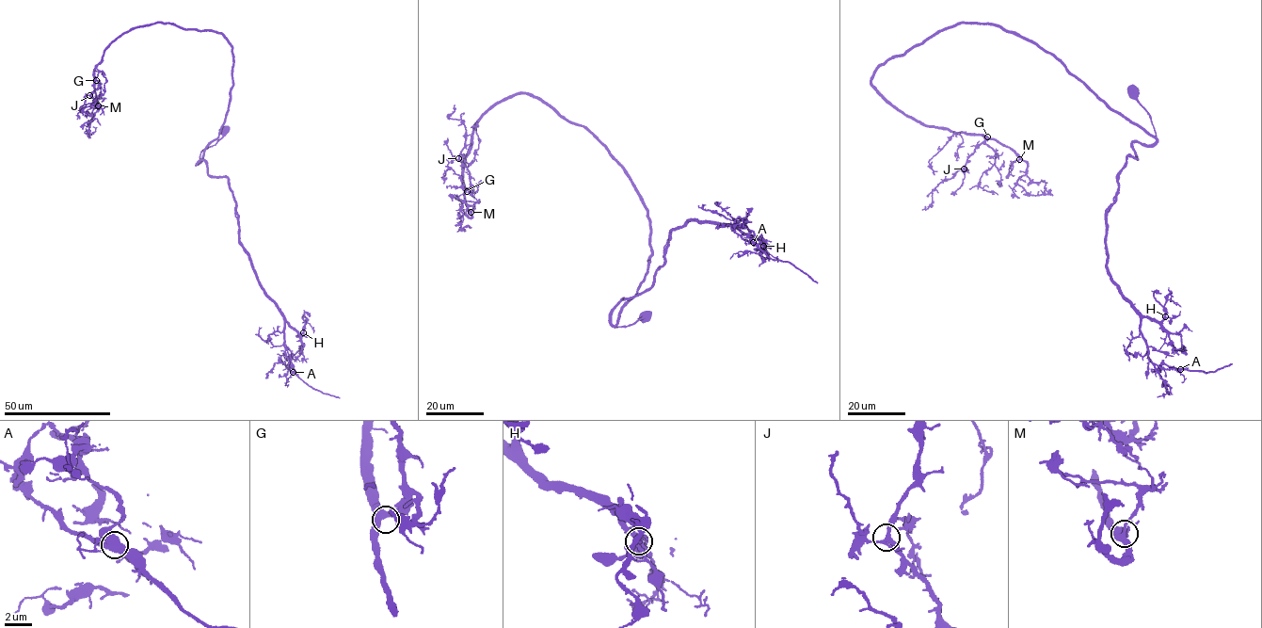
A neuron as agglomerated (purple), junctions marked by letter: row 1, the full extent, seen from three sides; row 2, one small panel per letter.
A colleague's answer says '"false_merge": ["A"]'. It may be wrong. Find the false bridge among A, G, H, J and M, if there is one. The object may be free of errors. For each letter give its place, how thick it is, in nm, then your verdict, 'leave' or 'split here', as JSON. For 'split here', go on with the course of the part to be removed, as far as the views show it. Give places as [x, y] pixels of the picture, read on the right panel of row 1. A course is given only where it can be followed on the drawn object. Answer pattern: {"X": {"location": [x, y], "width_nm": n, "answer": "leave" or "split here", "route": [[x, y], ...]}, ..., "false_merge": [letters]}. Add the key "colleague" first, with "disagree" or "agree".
{"colleague": "agree", "A": {"location": [1180, 369], "width_nm": 460, "answer": "split here", "route": [[1180, 369], [1207, 372], [1232, 363]]}, "G": {"location": [987, 136], "width_nm": 400, "answer": "leave"}, "H": {"location": [1165, 316], "width_nm": 360, "answer": "leave"}, "J": {"location": [964, 169], "width_nm": 240, "answer": "leave"}, "M": {"location": [1019, 159], "width_nm": 320, "answer": "leave"}, "false_merge": ["A"]}

